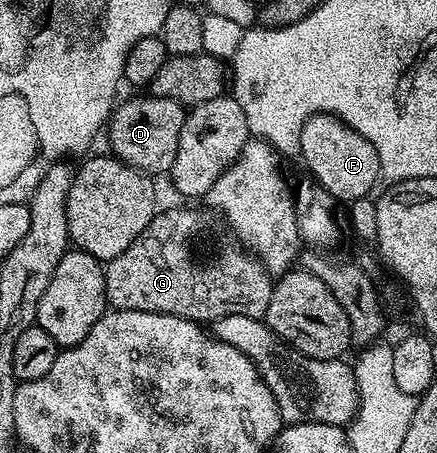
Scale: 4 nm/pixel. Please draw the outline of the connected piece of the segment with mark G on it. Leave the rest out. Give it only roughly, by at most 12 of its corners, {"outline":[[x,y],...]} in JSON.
{"outline":[[158,211],[104,265],[118,312],[264,317],[274,277],[212,211]]}

